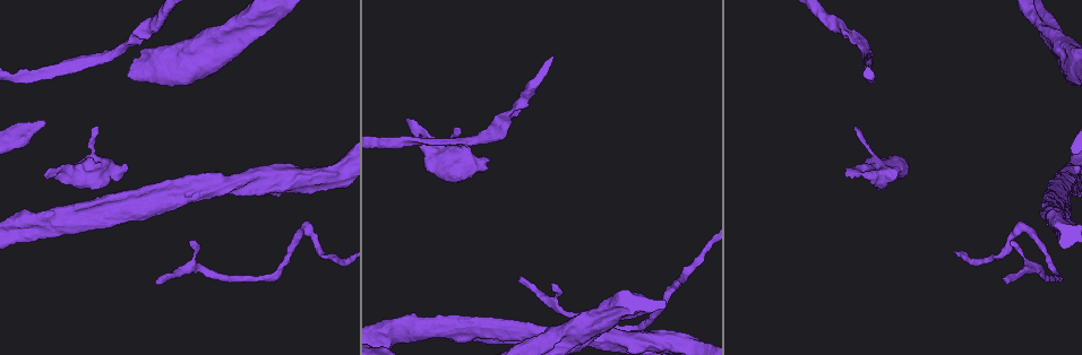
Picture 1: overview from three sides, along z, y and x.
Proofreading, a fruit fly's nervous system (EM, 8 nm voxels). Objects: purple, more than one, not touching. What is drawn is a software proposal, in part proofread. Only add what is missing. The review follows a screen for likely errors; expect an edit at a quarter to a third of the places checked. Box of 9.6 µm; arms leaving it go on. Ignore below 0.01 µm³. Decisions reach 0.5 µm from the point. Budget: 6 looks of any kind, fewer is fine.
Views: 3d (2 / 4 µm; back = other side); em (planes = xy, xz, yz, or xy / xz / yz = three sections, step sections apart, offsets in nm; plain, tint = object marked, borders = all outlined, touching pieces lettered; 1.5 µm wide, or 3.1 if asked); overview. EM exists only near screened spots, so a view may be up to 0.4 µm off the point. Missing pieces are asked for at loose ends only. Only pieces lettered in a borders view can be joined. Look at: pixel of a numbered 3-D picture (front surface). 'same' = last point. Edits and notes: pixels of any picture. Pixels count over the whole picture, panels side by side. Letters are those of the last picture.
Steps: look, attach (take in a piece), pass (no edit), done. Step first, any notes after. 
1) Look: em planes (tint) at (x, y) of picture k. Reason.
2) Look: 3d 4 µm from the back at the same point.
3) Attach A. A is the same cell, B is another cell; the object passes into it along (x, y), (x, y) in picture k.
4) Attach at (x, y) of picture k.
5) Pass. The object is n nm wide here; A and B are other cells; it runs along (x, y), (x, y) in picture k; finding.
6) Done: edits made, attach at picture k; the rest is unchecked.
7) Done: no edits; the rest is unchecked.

Look: 3d 2 µm at (464, 323) of picture 1. An open end.

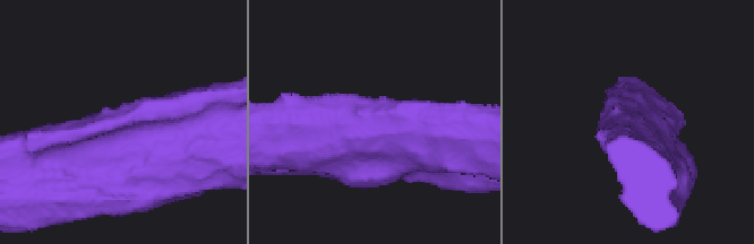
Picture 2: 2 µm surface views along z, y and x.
Look: em xz step 8 (borders) at (375, 117) of picture 2.

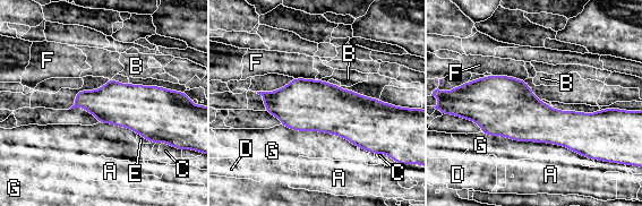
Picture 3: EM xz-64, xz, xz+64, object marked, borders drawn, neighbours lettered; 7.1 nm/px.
Look: em planes (borders) at the same point. Another direction.

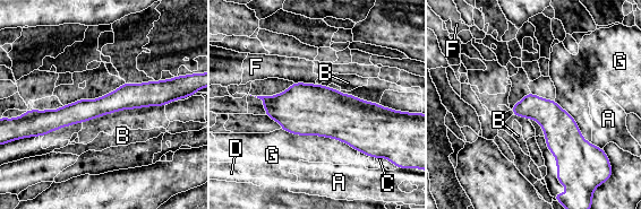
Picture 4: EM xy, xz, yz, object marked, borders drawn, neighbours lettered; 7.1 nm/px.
Pass. A, B, C, D, F and G are other cells; a border runs along (280, 129), (334, 138), (357, 151) in picture 4; no lettered piece goes on from it.

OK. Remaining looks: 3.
Look: em yz step 8 (tint) at (522, 281) of picture 1. Free end.

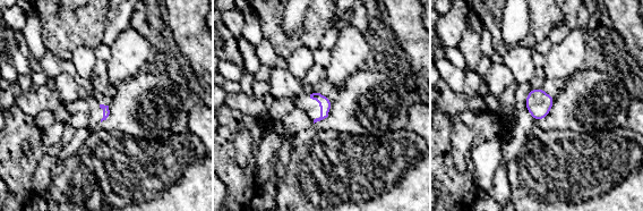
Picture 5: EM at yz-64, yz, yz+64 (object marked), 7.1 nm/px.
Look: em planes (tint) at the same point. Cut it another way.

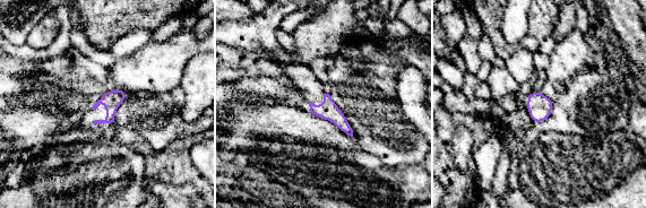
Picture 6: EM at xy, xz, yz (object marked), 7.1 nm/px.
Look: em planes (borders) at the same point.

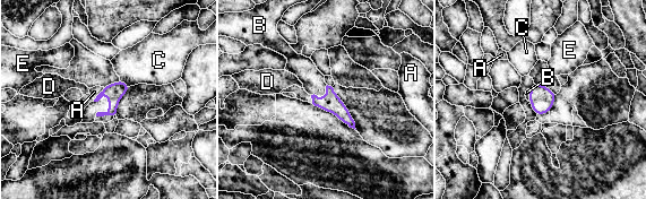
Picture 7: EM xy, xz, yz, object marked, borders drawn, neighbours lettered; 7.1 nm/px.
Attach B. B is the same cell, A, C, D and E are other cells; the object passes into it along (115, 91), (109, 109), (88, 114) in picture 7; it goes on there.

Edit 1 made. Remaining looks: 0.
Done: edits made, attach at picture 7; the rest is unchecked.

